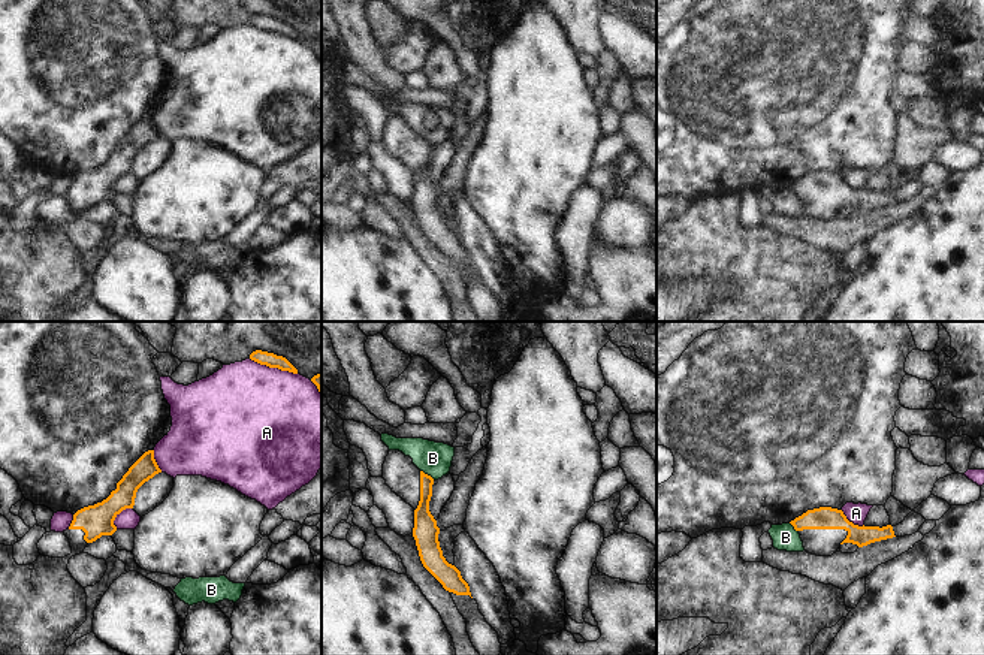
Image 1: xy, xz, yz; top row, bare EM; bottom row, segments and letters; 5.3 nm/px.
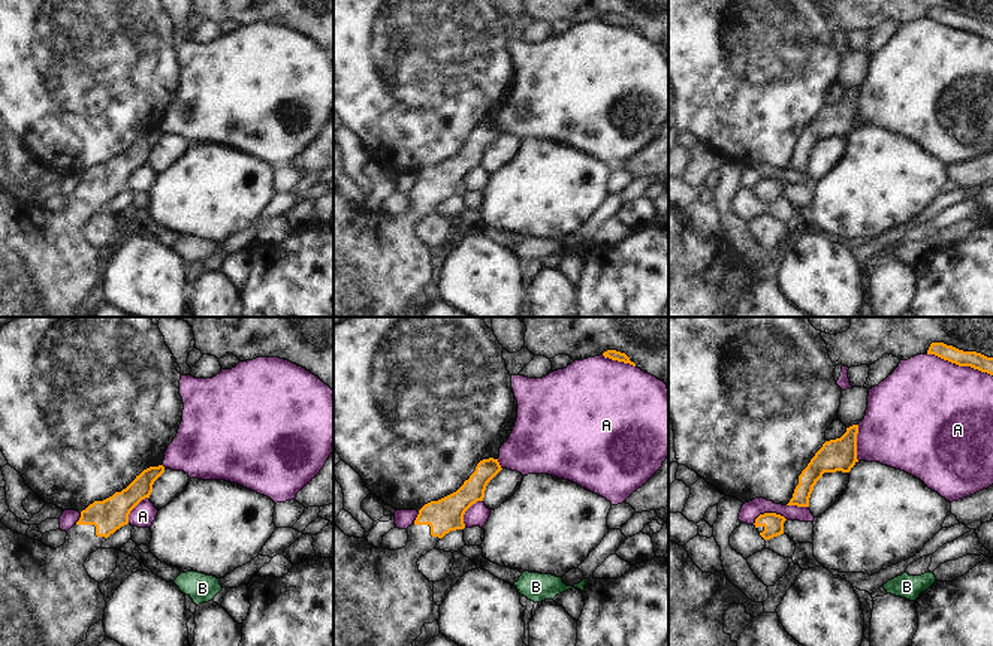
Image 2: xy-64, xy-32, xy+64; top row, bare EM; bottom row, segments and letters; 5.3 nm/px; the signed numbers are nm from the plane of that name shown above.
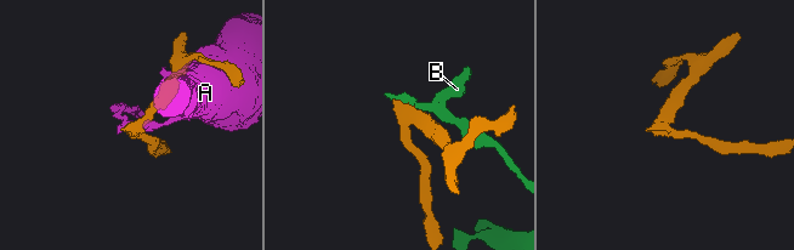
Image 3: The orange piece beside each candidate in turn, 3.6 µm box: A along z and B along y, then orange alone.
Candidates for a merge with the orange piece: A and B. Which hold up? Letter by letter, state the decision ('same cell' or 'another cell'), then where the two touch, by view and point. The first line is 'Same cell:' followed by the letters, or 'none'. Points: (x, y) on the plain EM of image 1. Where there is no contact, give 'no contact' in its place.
Same cell: none
A: another cell; contact xy (274, 32)
B: another cell; contact xz (426, 139)

